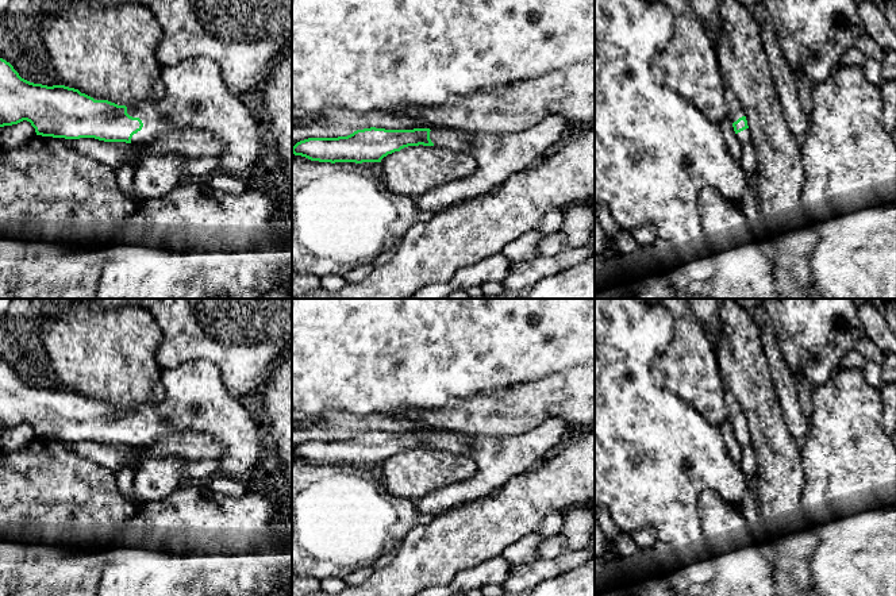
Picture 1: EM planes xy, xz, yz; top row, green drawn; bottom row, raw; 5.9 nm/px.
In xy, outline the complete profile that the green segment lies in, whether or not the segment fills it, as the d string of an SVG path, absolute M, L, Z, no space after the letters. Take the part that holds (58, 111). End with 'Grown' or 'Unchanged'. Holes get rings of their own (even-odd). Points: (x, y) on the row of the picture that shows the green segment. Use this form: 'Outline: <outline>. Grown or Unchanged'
Outline: M196 57L173 66L164 66L161 78L165 86L162 99L141 103L135 108L127 108L108 100L95 100L78 89L65 85L47 86L30 82L22 78L9 62L0 58L0 127L27 120L35 128L36 135L42 136L65 139L95 138L104 142L126 142L132 145L151 143L172 130L192 128L208 131L222 145L222 151L216 155L220 159L219 173L242 174L261 159L264 146L258 123L242 96L228 91L219 66L212 59Z. Grown

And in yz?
Outline: M726 86L726 104L728 111L728 120L732 123L739 143L742 146L750 143L751 136L745 111L734 91L728 86Z. Grown

